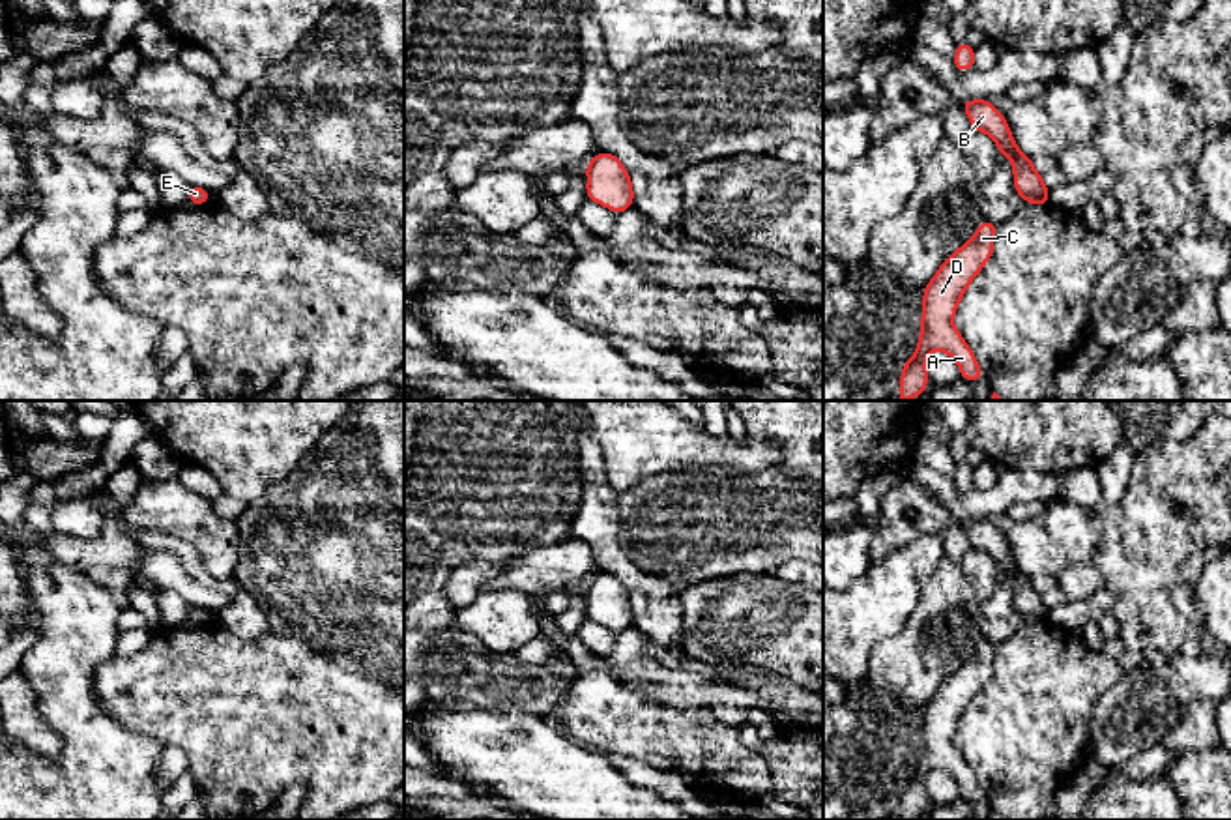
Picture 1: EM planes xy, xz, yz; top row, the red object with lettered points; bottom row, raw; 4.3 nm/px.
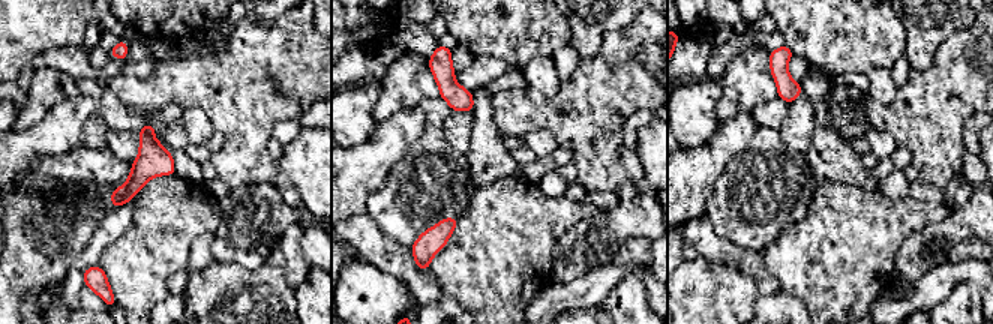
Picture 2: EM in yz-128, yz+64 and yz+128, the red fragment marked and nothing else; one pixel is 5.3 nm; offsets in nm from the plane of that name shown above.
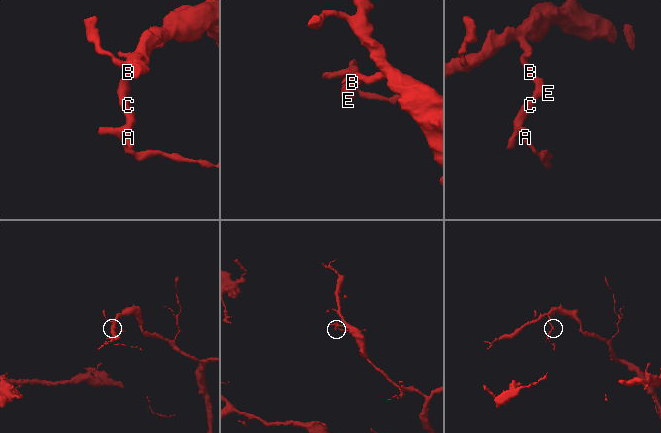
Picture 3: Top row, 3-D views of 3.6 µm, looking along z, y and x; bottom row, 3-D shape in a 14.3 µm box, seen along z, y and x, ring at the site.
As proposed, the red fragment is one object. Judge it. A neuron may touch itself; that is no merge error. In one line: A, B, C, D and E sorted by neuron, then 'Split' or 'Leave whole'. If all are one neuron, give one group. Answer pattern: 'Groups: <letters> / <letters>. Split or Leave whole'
Groups: A B C D E. Leave whole

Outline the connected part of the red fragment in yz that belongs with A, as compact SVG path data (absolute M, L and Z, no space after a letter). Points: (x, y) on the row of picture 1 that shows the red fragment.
M982 221L975 236L954 251L924 286L922 320L917 352L902 367L898 401L915 399L928 388L926 358L932 350L952 356L960 376L971 382L982 380L978 361L952 318L969 283L993 255L997 223Z

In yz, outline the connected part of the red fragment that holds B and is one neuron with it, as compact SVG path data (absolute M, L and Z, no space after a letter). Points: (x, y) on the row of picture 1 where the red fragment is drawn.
M969 99L960 105L971 120L971 129L990 135L999 154L1005 154L1012 161L1014 191L1027 204L1050 204L1050 189L1042 183L1042 174L1035 170L1031 157L1014 144L1005 116L988 99Z

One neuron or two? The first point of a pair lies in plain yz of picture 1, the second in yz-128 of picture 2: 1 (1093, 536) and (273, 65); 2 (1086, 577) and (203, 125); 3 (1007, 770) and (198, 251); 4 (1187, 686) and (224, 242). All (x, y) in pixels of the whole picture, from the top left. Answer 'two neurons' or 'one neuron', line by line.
1: one neuron
2: one neuron
3: two neurons
4: one neuron

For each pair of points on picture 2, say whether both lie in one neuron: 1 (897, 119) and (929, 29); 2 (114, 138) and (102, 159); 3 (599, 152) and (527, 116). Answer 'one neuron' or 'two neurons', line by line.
1: two neurons
2: two neurons
3: one neuron

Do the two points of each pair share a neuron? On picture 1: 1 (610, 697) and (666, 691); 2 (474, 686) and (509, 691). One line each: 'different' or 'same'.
1: different
2: same

